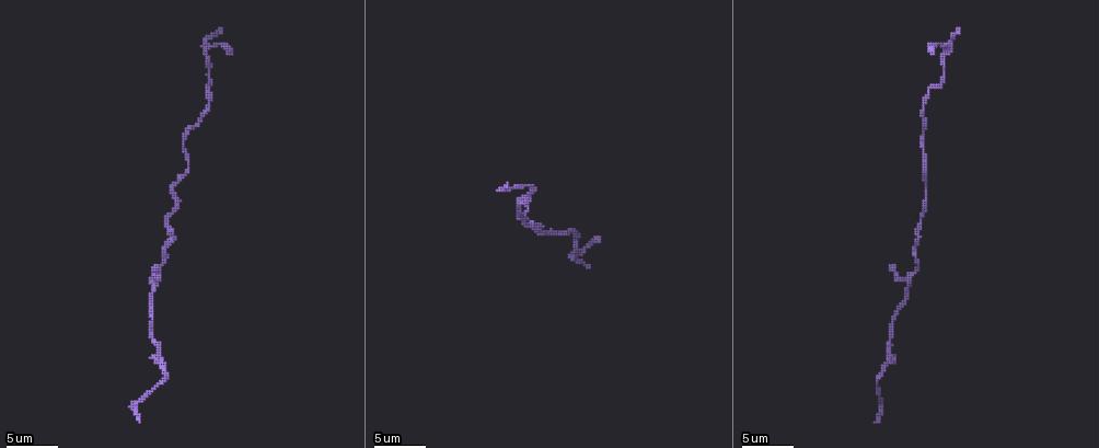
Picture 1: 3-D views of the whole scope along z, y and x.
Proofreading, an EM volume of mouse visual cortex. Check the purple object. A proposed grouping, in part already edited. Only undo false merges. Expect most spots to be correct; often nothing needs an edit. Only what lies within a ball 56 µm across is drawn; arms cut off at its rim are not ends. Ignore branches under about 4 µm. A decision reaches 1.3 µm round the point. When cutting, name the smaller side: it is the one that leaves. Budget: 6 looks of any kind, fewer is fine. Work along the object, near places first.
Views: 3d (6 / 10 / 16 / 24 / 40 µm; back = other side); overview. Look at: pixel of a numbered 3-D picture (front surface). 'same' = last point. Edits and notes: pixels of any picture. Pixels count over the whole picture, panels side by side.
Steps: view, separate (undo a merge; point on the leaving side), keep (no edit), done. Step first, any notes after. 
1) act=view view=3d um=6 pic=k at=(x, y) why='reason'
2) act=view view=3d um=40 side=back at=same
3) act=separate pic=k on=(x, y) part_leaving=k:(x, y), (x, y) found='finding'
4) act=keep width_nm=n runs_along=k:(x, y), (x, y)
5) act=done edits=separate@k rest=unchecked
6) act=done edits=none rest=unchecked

act=view view=3d um=6 pic=1 at=(168, 224)

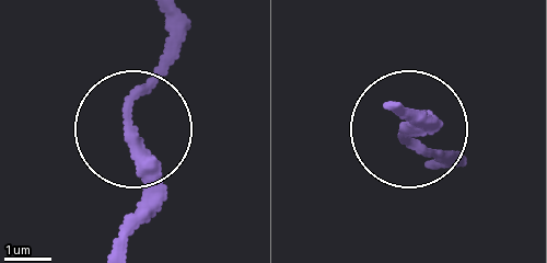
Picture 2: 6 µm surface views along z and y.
act=view view=3d um=6 side=back pic=2 at=(130, 125)

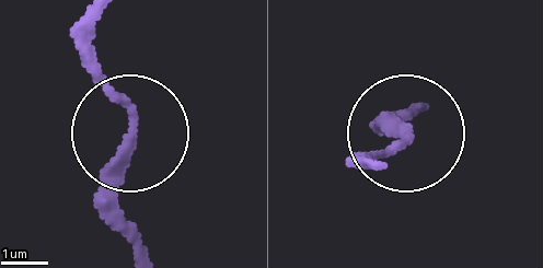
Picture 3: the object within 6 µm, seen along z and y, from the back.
act=keep runs_along=3:(402, 139), (347, 159) found='all the same cell'

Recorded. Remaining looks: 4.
act=view view=3d um=16 pic=1 at=(534, 190) why='calibre changes'

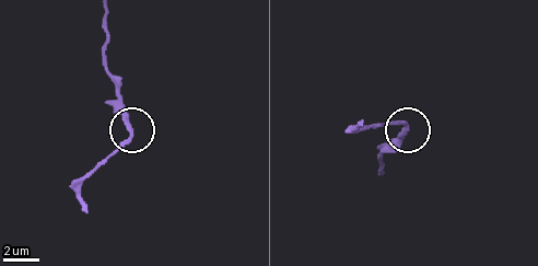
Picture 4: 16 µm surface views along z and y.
act=keep found='continuous, no second cell'

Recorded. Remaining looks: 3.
act=view view=3d um=10 pic=1 at=(926, 102)

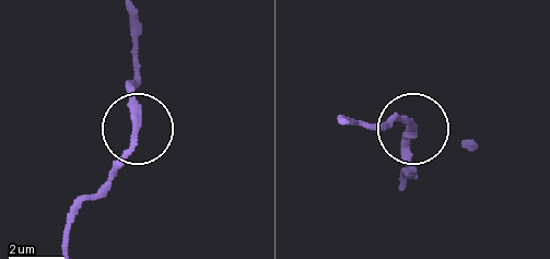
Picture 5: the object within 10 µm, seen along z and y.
act=view view=3d um=6 pic=5 at=(134, 128)

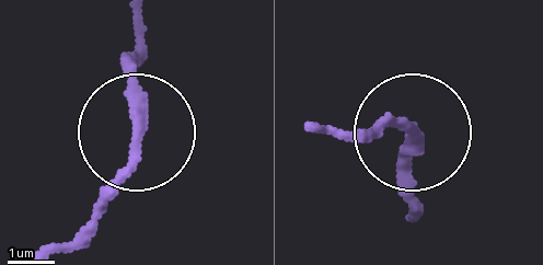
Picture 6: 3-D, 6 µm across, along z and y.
act=keep width_nm=250 runs_along=6:(67, 243), (138, 125), (138, 23) found='one cell here'

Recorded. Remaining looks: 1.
act=done edits=none rest=unchecked

